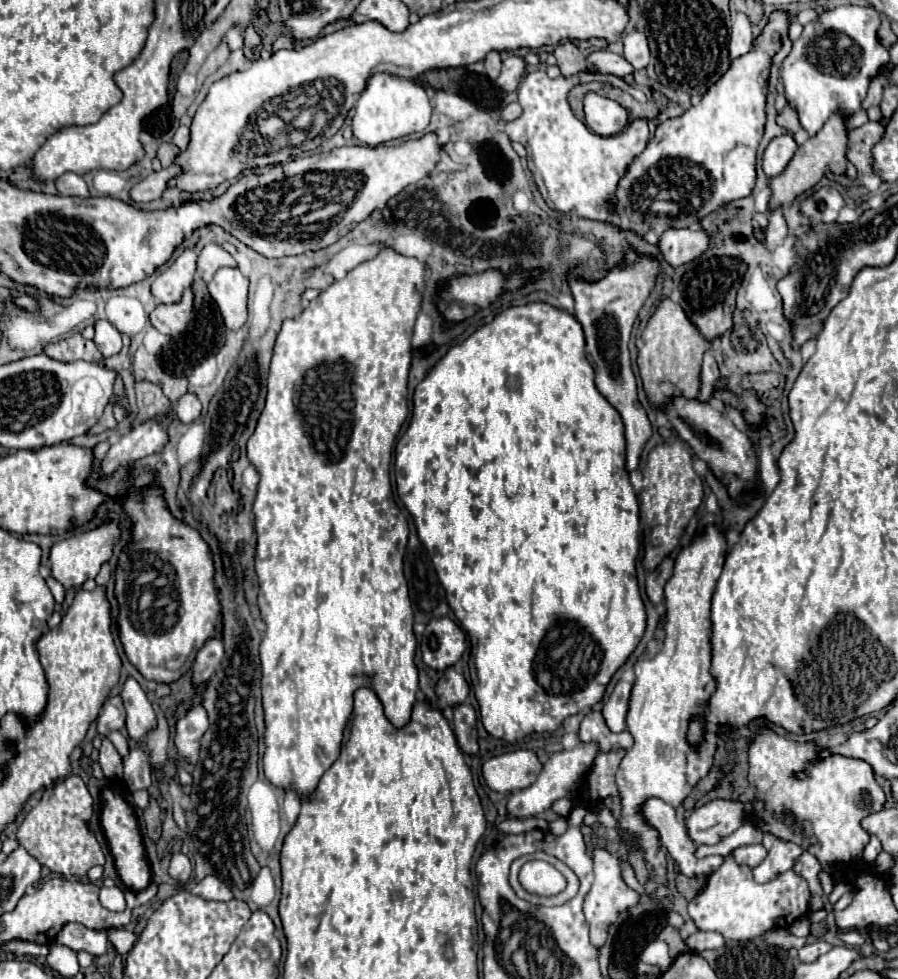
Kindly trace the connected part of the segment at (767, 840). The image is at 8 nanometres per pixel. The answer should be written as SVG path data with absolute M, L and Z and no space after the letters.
M764 834L764 842L762 842L768 850L768 856L762 864L758 864L754 868L754 880L758 884L770 882L774 880L778 874L790 870L790 864L796 864L796 860L802 856L804 848L800 848L794 842L776 838L772 834Z

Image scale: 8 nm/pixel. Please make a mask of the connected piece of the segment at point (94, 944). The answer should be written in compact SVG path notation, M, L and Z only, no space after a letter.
M66 924L60 934L56 936L54 944L60 944L60 946L68 946L72 950L84 950L88 954L94 954L94 956L102 956L106 954L106 948L108 948L108 938L106 938L106 932L94 932L82 924Z

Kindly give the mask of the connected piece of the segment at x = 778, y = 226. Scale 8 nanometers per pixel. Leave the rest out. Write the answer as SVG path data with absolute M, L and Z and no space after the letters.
M782 208L768 210L768 226L766 226L766 240L764 240L766 248L774 250L776 246L780 246L784 242L786 234L788 234L788 226L782 216Z

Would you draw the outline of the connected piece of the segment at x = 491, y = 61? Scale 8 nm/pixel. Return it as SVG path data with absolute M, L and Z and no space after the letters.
M490 52L484 60L484 66L486 66L486 76L490 80L496 80L498 74L500 74L500 68L502 68L502 62L500 62L500 54L498 52Z

